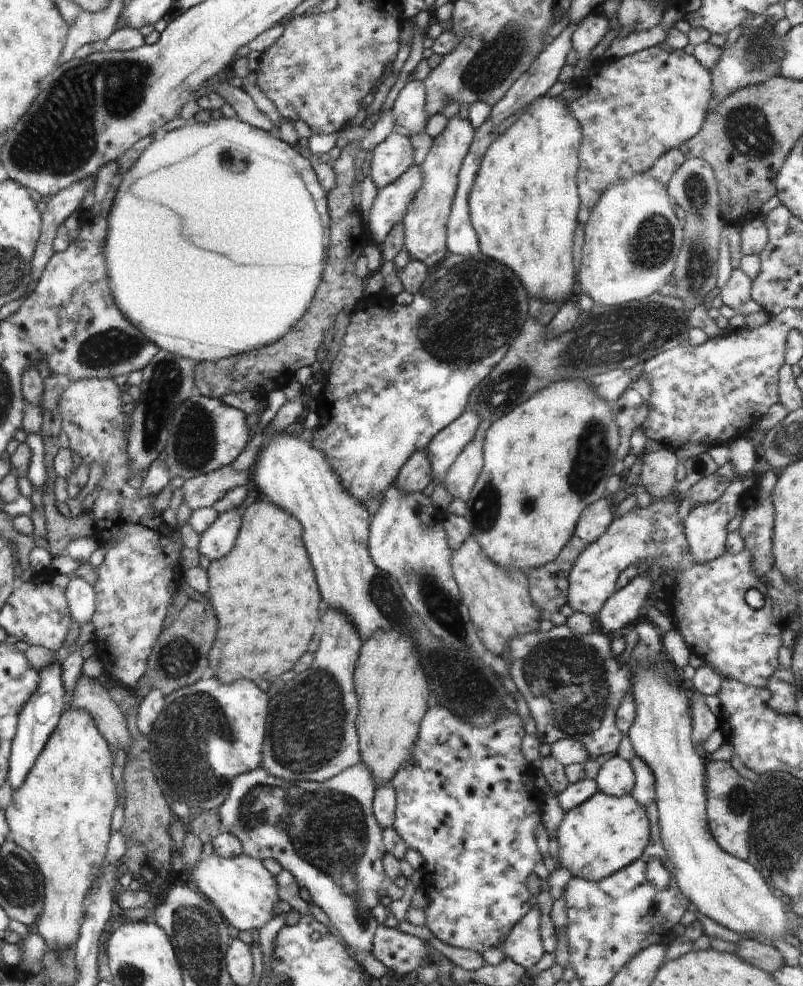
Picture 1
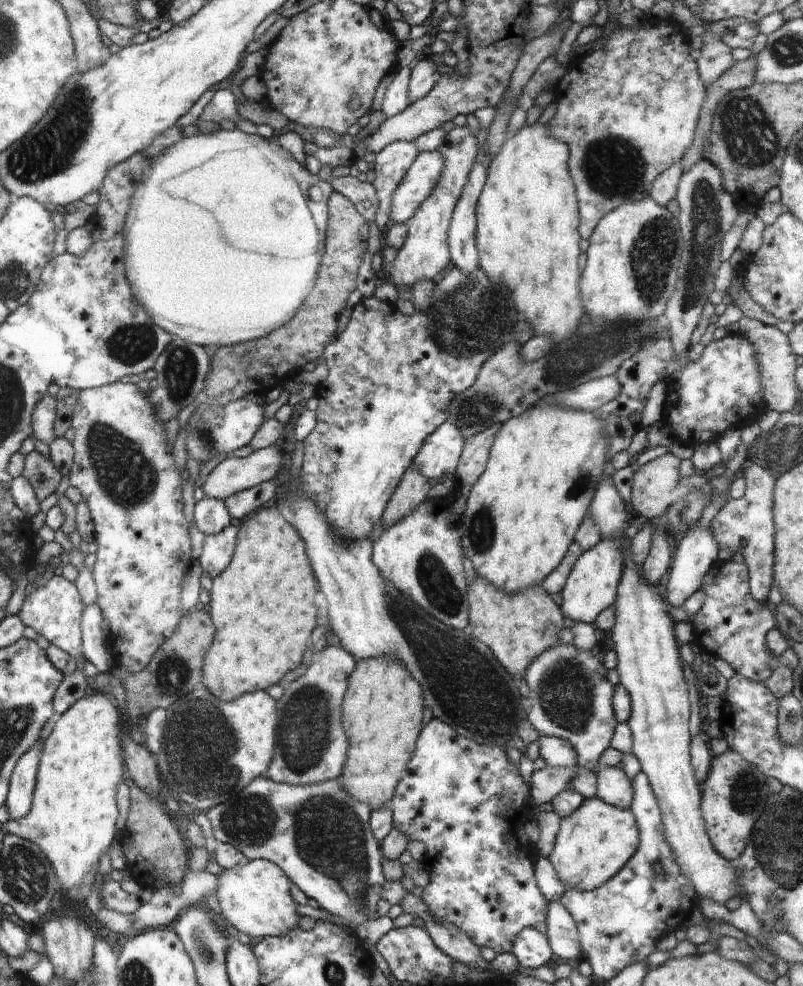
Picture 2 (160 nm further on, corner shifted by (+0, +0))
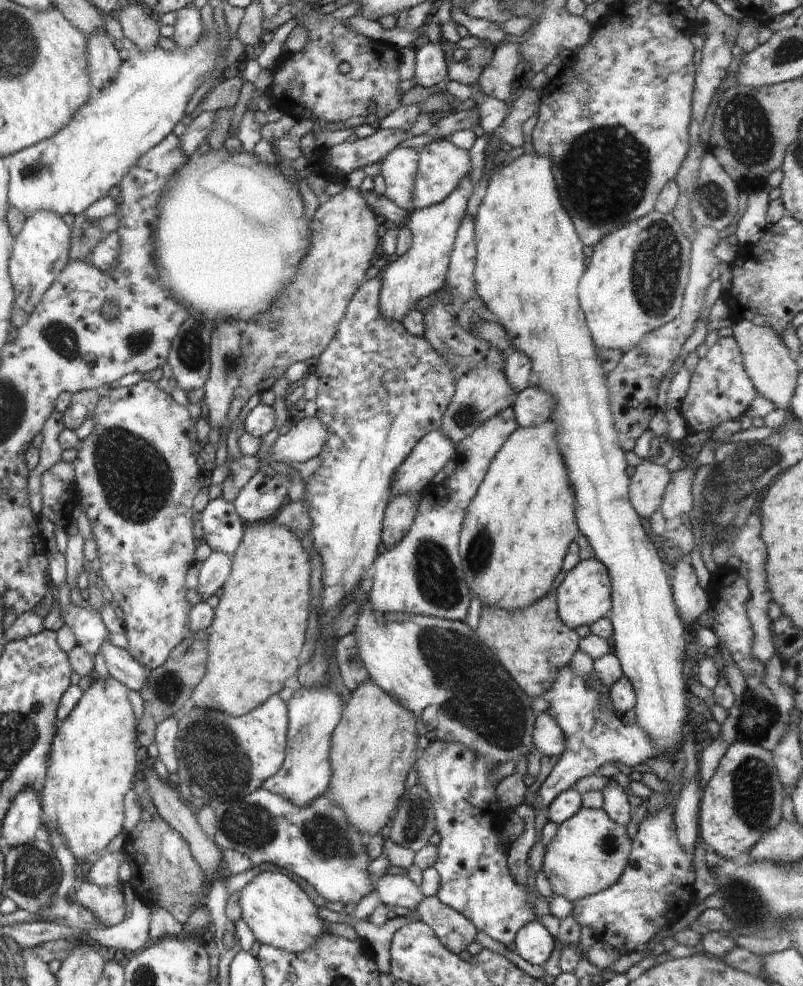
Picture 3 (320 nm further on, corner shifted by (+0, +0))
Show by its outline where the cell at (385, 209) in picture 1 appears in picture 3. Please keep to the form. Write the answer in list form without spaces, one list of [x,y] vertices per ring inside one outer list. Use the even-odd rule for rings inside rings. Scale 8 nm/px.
[[[448,139],[432,141],[418,154],[419,161],[414,189],[414,204],[418,209],[441,203],[453,190],[457,189],[461,180],[468,177],[472,170],[469,151],[458,148]]]

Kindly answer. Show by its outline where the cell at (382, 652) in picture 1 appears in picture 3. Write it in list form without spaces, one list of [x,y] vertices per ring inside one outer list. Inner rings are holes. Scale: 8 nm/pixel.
[[[372,680],[352,691],[352,698],[342,709],[338,726],[333,730],[329,761],[332,774],[329,782],[330,800],[340,807],[347,821],[364,840],[381,835],[382,828],[390,821],[392,812],[405,793],[404,782],[412,765],[419,759],[417,724],[411,712],[395,701]]]

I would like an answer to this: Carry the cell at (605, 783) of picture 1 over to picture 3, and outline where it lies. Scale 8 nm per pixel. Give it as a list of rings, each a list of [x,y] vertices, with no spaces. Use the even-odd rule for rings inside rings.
[[[614,780],[605,786],[601,790],[603,794],[603,809],[606,814],[614,821],[620,824],[620,826],[626,828],[633,828],[632,816],[634,812],[634,799],[624,793],[622,788]]]

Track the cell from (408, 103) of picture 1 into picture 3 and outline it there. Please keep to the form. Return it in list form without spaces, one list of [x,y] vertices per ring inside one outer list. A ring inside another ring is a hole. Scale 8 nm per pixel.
[[[427,38],[415,46],[415,74],[417,84],[432,86],[447,78],[447,64],[440,42]]]

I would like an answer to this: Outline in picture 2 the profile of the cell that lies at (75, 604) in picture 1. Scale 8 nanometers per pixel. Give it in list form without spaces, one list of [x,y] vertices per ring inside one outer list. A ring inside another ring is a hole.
[[[85,604],[81,618],[83,656],[92,662],[99,672],[108,673],[114,664],[113,656],[104,641],[102,624],[101,608],[98,605]]]

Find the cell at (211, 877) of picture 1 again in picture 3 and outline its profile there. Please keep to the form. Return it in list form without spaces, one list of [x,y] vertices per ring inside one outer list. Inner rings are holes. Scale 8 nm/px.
[[[262,872],[240,892],[241,919],[252,930],[256,945],[270,945],[288,952],[301,953],[317,946],[321,938],[329,934],[327,924],[318,914],[316,904],[306,892],[280,872]]]

